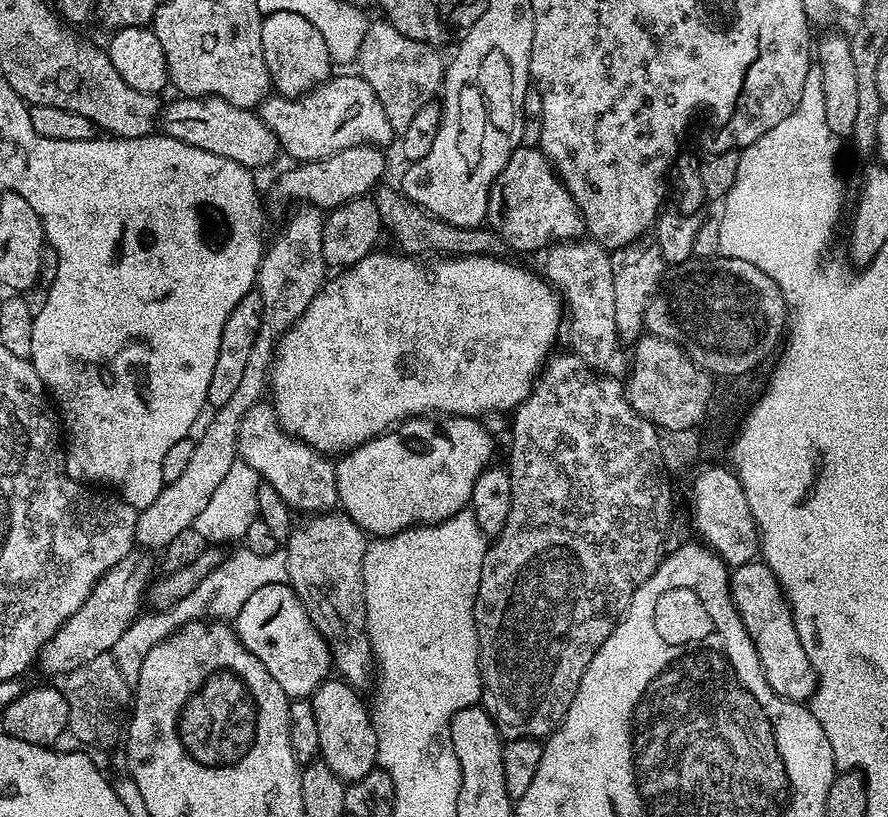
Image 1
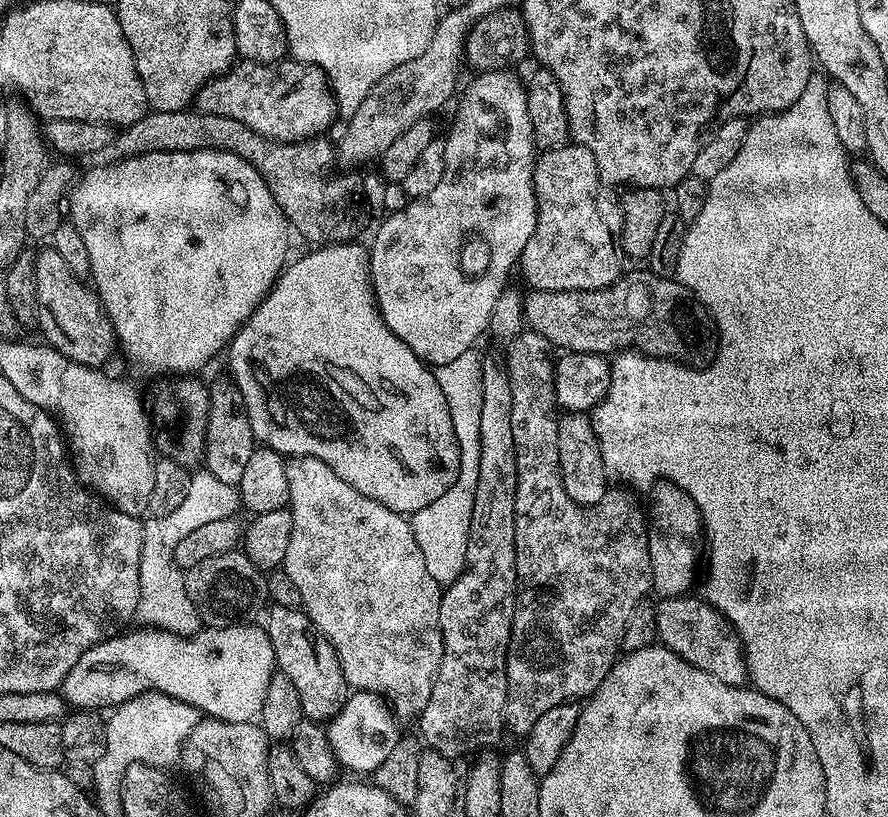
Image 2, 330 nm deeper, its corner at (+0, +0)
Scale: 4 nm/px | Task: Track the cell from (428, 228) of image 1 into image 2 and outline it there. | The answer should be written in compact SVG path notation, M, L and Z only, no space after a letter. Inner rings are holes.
M651 270L643 271L632 273L629 271L608 288L593 292L529 291L524 297L524 318L527 327L533 332L542 334L542 338L546 338L556 350L597 354L609 354L608 352L616 354L621 350L635 350L643 352L645 356L658 356L661 360L679 360L680 363L689 366L703 361L709 355L710 345L714 340L708 311L694 302L692 293L683 288L679 280L656 276Z

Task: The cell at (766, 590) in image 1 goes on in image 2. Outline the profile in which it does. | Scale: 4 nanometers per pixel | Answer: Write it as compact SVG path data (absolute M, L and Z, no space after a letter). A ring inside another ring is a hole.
M692 594L682 596L666 596L659 601L656 608L656 636L663 647L681 657L698 670L718 678L718 682L726 682L735 688L741 687L748 680L748 671L744 665L744 647L740 645L740 639L736 637L736 631L732 629L727 618L718 609L712 607L707 600L697 598Z

